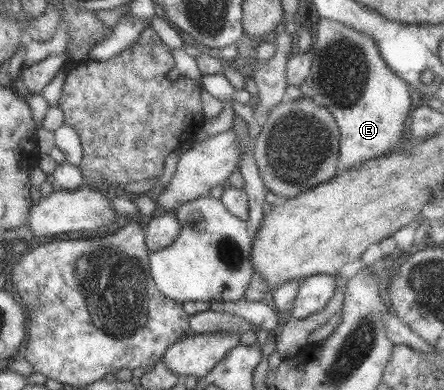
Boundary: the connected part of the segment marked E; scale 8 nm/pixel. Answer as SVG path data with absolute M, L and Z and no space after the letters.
M313 17L313 46L310 46L311 66L307 78L311 80L317 94L311 100L315 105L325 107L333 116L340 133L339 139L339 169L350 170L361 162L378 158L399 144L405 119L409 115L411 98L407 92L407 84L391 69L379 55L376 42L363 33L347 27L335 20Z

